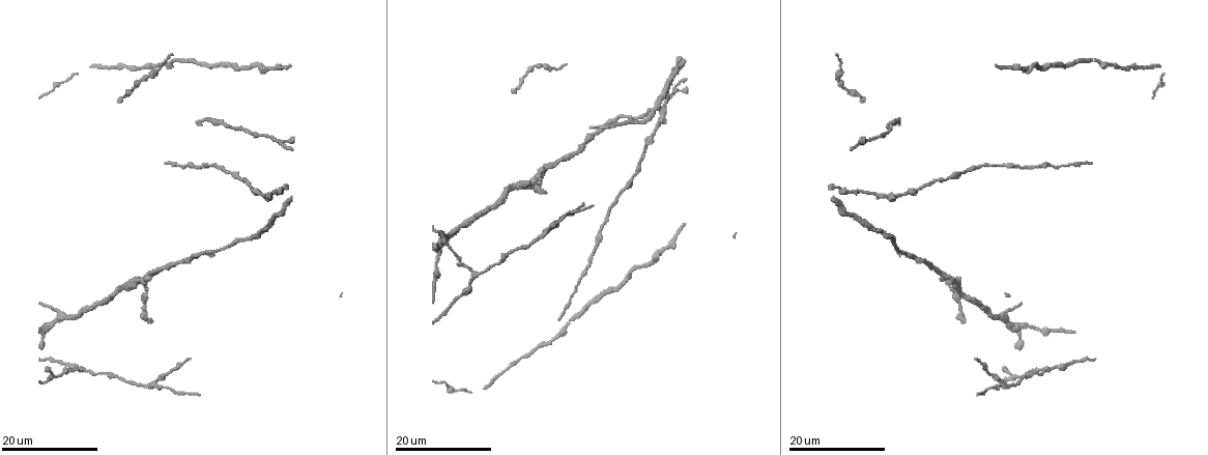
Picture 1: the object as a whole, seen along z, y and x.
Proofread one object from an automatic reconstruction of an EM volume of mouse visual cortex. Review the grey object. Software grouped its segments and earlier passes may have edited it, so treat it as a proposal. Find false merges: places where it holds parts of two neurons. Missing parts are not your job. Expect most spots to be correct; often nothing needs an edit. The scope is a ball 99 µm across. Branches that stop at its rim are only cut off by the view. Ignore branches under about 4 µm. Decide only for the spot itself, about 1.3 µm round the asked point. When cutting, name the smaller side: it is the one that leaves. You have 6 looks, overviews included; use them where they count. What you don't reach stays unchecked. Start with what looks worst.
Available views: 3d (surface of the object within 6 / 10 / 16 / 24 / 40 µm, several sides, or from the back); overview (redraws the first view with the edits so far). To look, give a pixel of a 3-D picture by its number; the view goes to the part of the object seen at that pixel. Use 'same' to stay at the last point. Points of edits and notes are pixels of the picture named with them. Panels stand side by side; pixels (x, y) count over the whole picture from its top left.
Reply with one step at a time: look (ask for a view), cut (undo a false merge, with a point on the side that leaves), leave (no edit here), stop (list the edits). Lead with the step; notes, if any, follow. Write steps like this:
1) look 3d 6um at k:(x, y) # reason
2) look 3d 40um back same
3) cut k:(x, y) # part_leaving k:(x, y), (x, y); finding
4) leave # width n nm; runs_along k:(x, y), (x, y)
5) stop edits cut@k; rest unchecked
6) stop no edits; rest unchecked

look 3d 16um at 1:(57, 313)

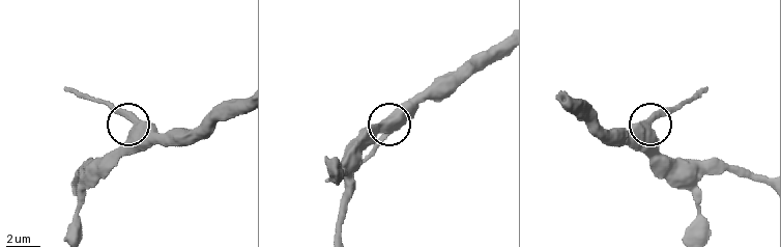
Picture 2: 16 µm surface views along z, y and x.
look 3d 10um at 2:(650, 124)

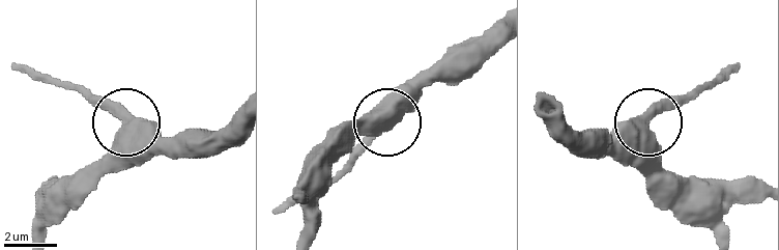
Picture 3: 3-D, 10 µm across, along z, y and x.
leave # width 520 nm; continuous, no second neuron

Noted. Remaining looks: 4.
look 3d 24um at 1:(155, 383) # three arms meet

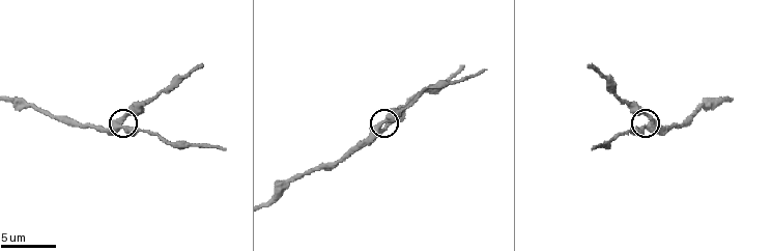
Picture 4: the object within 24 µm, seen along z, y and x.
look 3d 10um at 4:(116, 127)

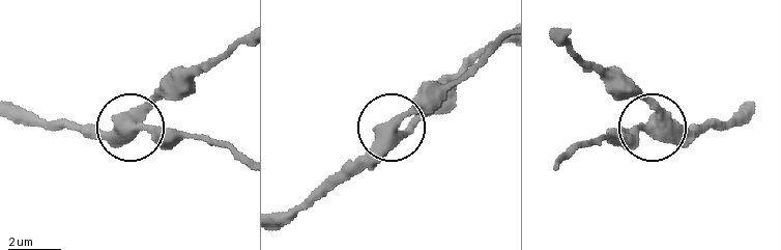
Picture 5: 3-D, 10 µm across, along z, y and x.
leave # all the same neuron

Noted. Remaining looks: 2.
look 3d 24um at 1:(1021, 329) # three-way junction

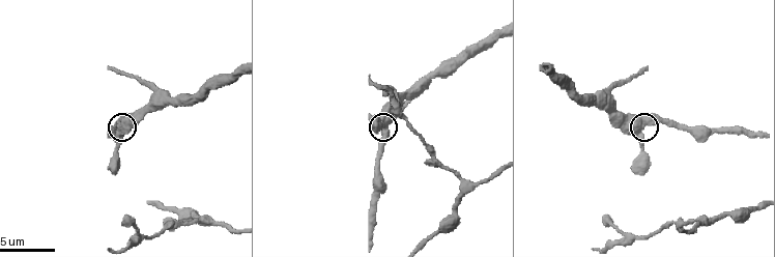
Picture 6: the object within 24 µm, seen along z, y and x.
look 3d 6um at 6:(641, 128) # zoom in

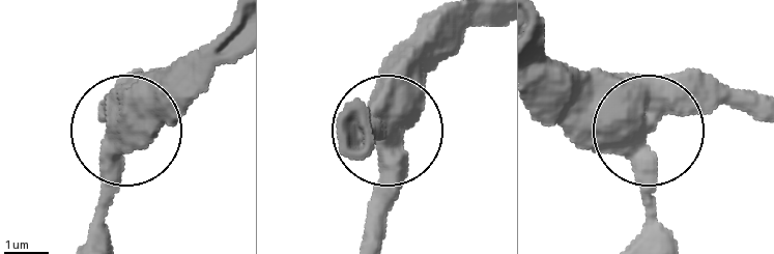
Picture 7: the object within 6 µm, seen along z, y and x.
leave # runs_along 7:(487, 17), (391, 128), (388, 235); one neuron here

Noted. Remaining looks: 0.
stop no edits; rest unchecked

